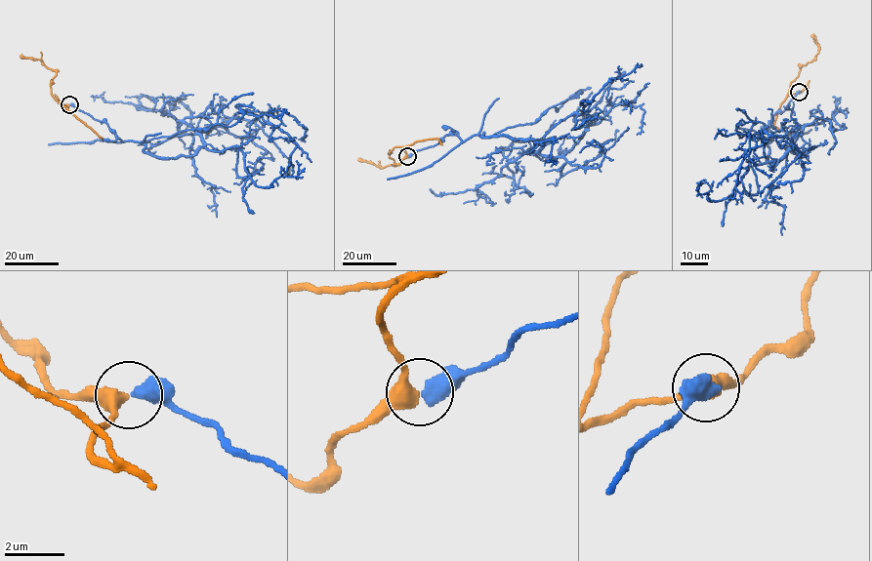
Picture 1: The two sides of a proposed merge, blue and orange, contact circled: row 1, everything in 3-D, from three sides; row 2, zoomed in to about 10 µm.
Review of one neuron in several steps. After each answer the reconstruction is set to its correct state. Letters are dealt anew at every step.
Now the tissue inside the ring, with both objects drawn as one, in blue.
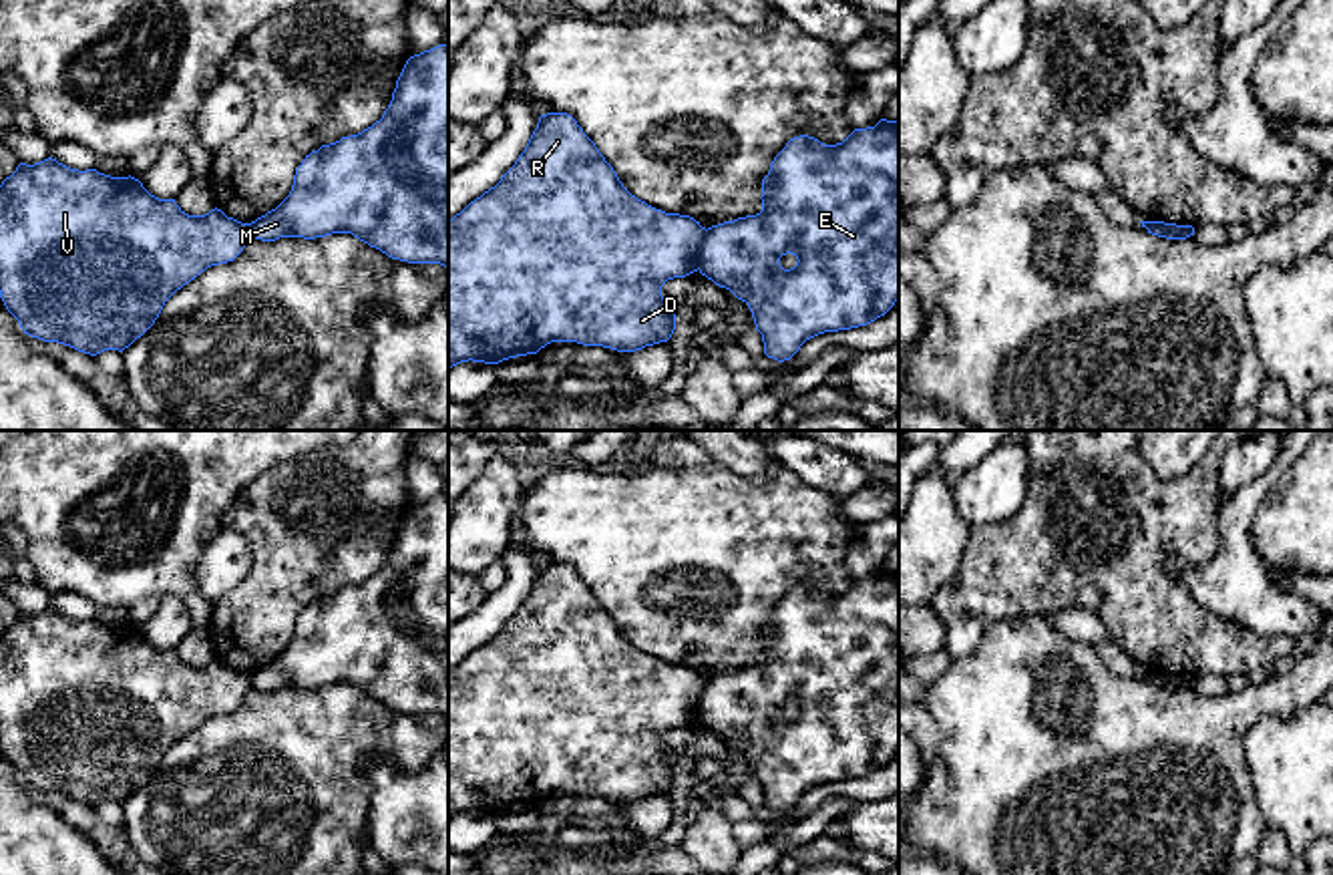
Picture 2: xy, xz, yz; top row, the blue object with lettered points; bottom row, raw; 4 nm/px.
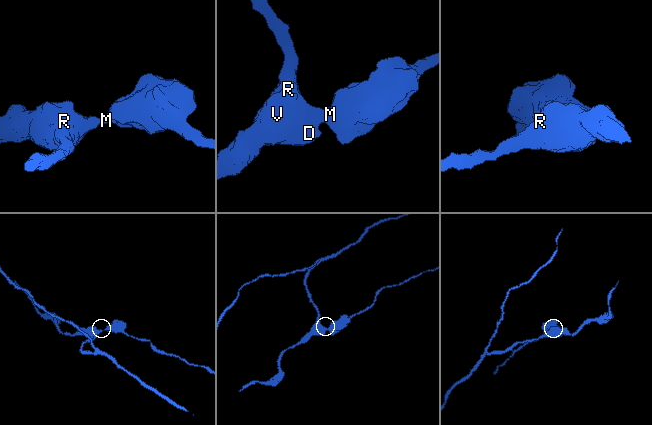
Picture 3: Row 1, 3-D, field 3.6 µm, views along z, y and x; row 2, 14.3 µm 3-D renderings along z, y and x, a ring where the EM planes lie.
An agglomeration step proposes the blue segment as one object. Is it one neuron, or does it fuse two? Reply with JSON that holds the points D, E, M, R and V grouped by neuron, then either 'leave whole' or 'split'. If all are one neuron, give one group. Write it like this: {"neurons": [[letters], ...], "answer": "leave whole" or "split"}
{"neurons": [["D", "R", "V"], ["E", "M"]], "answer": "split"}

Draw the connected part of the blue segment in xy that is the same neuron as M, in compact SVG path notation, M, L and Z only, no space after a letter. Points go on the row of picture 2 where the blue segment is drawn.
M448 44L406 60L382 119L306 155L290 195L251 221L261 241L352 233L392 259L448 268Z

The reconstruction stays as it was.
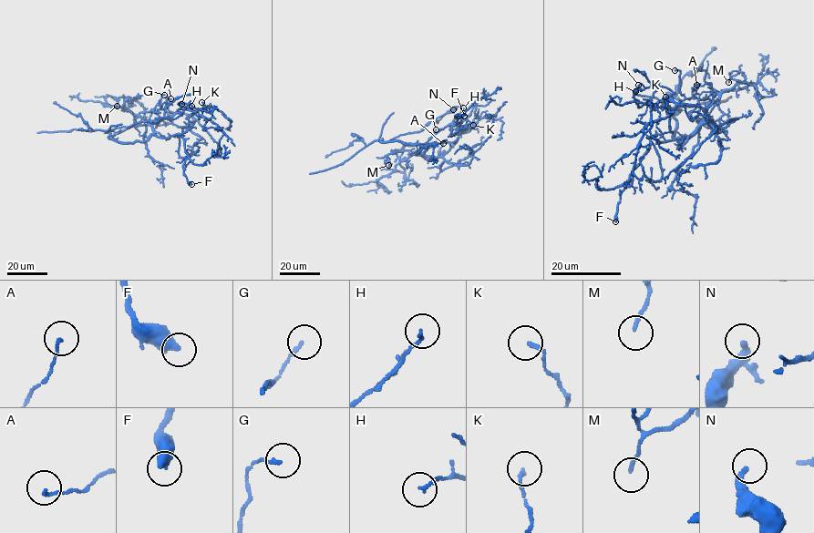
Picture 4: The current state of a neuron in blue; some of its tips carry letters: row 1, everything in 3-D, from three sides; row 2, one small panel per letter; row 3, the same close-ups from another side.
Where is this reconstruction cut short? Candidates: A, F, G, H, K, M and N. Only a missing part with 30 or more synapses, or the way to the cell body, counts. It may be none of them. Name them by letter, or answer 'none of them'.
none of them

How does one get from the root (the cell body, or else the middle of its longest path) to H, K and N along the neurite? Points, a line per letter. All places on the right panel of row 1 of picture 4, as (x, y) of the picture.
H: (683, 141), (702, 123), (711, 122), (705, 111), (675, 104), (665, 87), (635, 91)
K: (683, 141), (683, 138), (702, 123), (711, 120), (705, 111), (695, 106), (666, 101), (668, 111), (665, 97)
N: (683, 141), (674, 137), (674, 115), (682, 110), (646, 102), (638, 107), (638, 85)

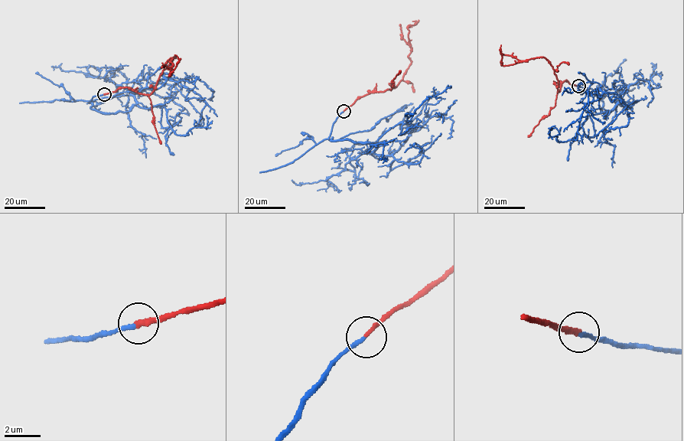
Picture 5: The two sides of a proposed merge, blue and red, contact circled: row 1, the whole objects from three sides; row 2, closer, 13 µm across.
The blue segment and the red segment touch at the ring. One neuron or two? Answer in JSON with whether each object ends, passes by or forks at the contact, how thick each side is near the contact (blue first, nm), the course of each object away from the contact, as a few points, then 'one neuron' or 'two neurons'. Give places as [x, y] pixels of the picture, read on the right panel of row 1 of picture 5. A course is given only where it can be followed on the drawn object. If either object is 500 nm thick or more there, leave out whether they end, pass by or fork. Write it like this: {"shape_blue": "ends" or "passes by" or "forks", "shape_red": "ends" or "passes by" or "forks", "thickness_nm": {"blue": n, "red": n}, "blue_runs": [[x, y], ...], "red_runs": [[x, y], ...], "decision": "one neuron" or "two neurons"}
{"shape_blue": "ends", "shape_red": "ends", "thickness_nm": {"blue": 220, "red": 260}, "blue_runs": [[578, 86], [602, 95], [604, 115], [623, 102], [619, 96], [594, 100], [587, 92], [587, 107], [605, 122]], "red_runs": [[578, 86], [565, 80], [557, 92], [558, 80], [553, 66], [541, 57], [503, 65], [501, 45]], "decision": "one neuron"}

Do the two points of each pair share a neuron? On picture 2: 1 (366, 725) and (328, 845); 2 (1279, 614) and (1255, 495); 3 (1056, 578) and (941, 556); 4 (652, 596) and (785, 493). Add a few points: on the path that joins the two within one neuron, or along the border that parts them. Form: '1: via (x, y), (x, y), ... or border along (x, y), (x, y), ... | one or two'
1: via (336, 755), (328, 763), (328, 815) | one
2: via (1249, 584), (1239, 574), (1239, 526) | one
3: border along (970, 528), (958, 572), (931, 598) | two
4: via (684, 564), (730, 548), (752, 526) | one

